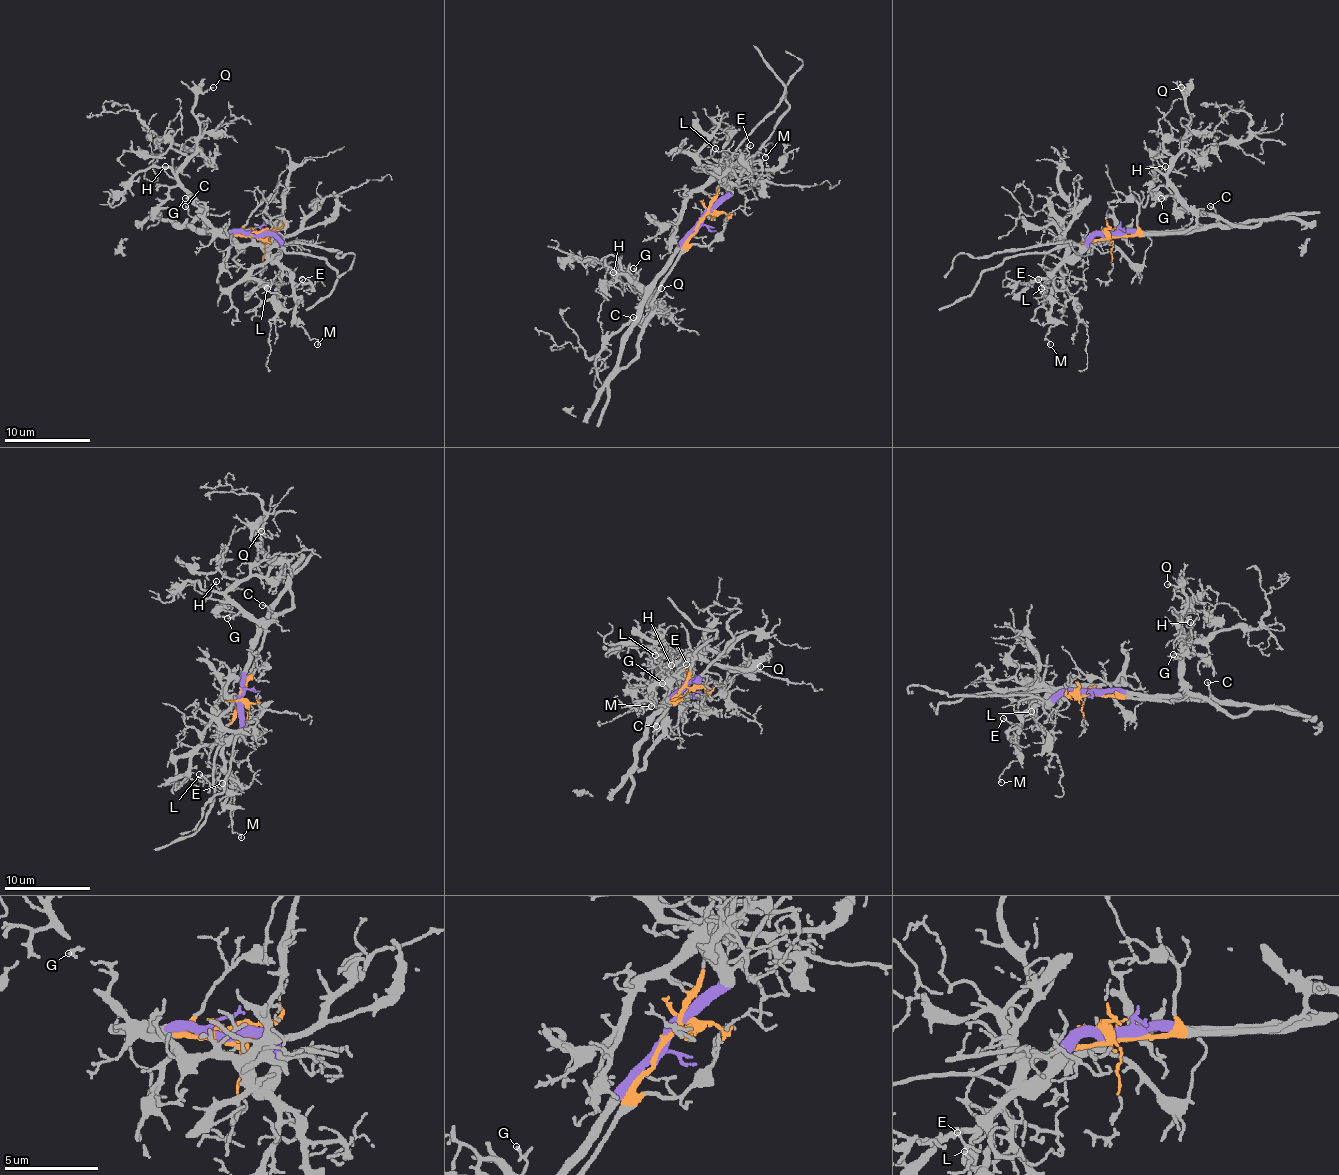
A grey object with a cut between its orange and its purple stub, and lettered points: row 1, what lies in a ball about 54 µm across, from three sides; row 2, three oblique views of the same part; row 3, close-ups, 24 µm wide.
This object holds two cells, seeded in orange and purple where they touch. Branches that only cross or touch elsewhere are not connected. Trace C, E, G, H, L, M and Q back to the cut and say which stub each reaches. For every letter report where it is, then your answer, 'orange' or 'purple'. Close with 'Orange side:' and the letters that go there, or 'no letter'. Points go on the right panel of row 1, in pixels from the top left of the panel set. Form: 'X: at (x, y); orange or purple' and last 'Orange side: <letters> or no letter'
C: at (1210, 206); orange
E: at (1038, 279); purple
G: at (1161, 198); orange
H: at (1165, 166); orange
L: at (1041, 288); purple
M: at (1050, 344); purple
Q: at (1181, 87); orange
Orange side: C, G, H, Q

